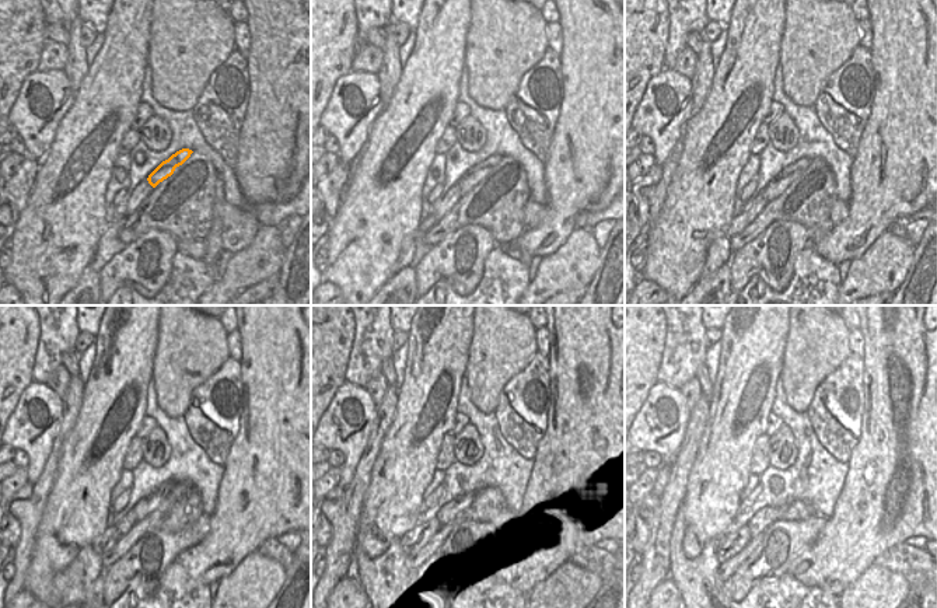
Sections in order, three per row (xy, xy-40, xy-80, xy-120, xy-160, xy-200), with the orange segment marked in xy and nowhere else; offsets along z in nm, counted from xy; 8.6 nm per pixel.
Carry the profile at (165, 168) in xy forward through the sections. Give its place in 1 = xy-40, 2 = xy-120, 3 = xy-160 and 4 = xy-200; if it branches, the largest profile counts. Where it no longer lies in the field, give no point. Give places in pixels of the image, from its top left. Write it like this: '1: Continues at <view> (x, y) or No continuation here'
1: Continues at xy-40 (479, 171)
2: Continues at xy-120 (144, 506)
3: Continues at xy-160 (447, 514)
4: Continues at xy-200 (766, 516)

